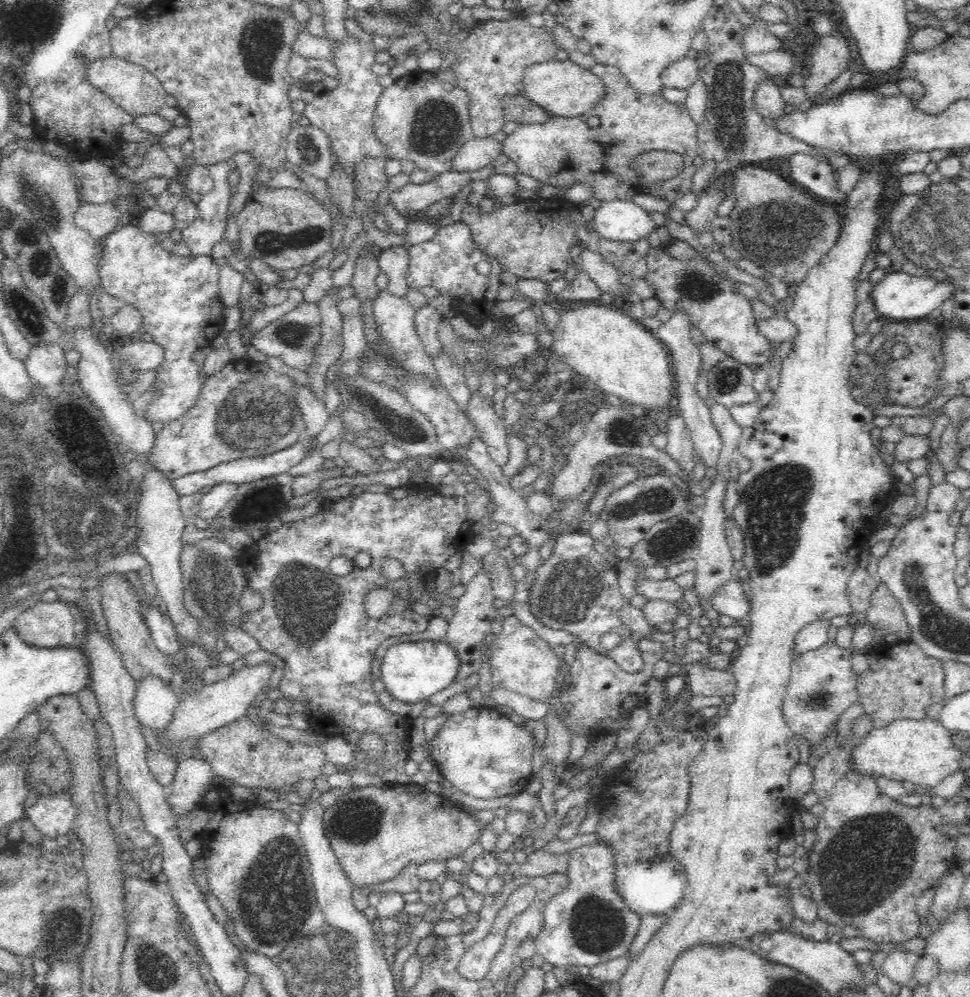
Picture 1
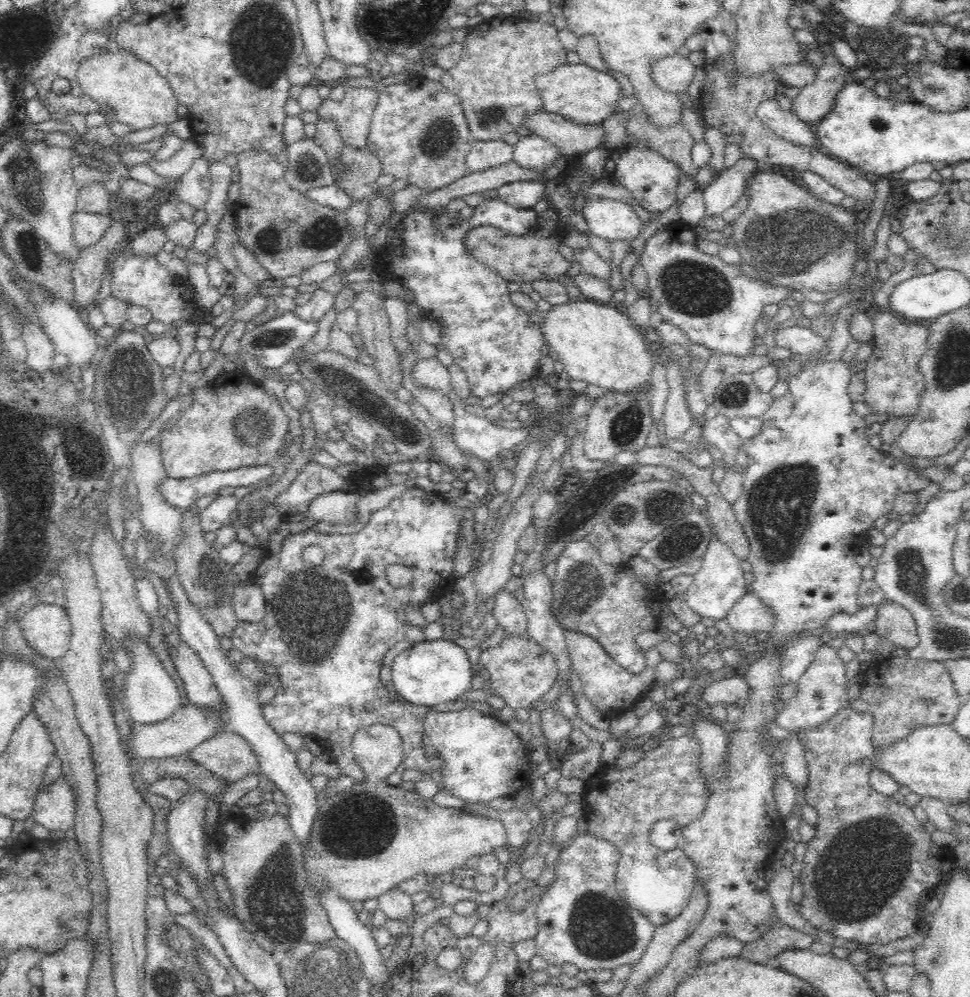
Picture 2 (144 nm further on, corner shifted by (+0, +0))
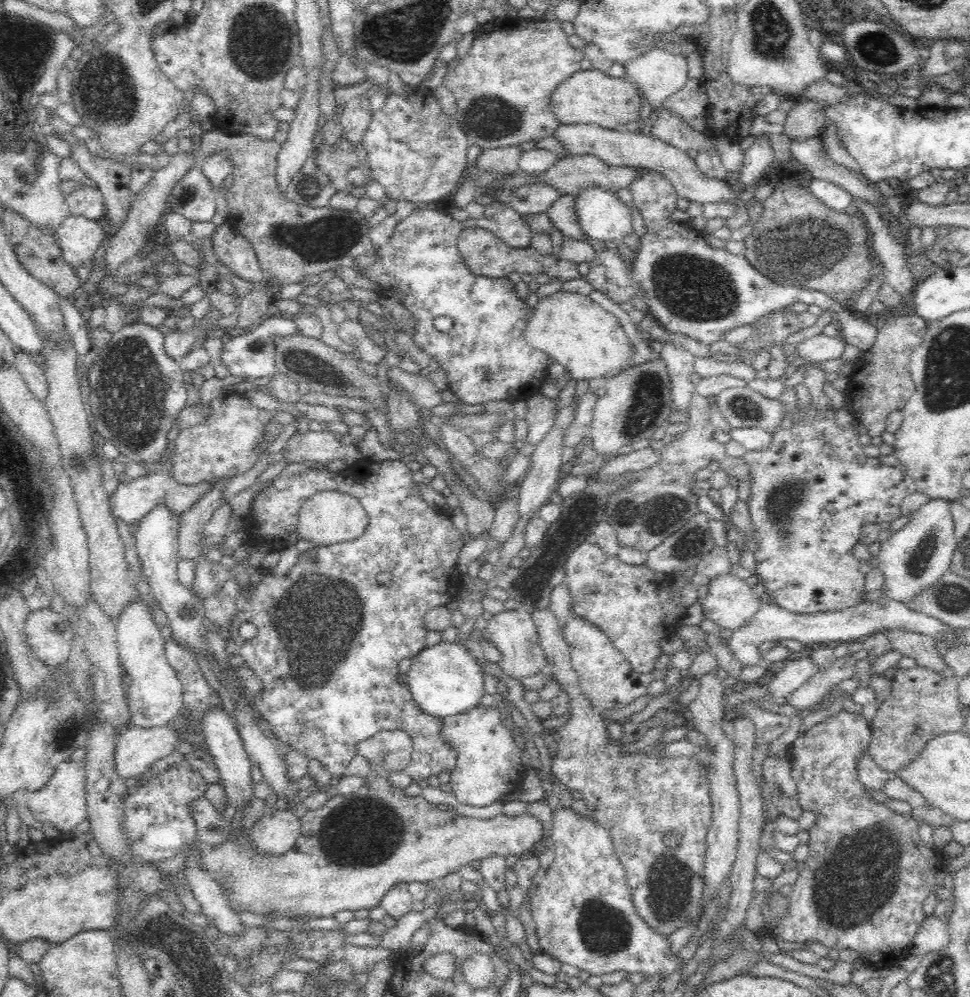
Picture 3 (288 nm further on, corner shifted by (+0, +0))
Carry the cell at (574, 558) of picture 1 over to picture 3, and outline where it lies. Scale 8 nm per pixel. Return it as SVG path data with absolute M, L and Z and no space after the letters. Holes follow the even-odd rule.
M590 542L576 546L566 560L566 588L572 598L570 612L606 632L630 668L640 674L656 670L654 664L662 656L658 642L670 638L686 616L688 606L684 608L682 604L682 592L674 592L672 584L674 574L656 572L646 564L624 564L618 556L608 556L600 546Z

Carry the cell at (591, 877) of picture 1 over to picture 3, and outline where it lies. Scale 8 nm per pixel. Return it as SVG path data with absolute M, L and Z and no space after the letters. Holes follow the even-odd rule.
M558 808L552 814L552 838L554 840L554 862L546 876L530 896L530 914L536 922L536 936L544 954L558 962L568 962L578 970L586 970L592 976L606 976L614 972L626 974L660 974L662 980L680 970L680 956L672 954L664 936L654 932L650 924L638 914L632 892L626 882L624 868L614 850L612 836L598 822L588 816L578 816L572 808Z

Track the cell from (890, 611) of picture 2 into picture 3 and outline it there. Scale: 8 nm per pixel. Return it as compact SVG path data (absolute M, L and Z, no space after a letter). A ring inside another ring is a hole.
M886 630L884 634L890 638L892 650L902 658L912 658L916 660L916 666L930 668L942 676L954 674L954 670L946 664L942 652L936 648L936 640L932 636L906 630Z

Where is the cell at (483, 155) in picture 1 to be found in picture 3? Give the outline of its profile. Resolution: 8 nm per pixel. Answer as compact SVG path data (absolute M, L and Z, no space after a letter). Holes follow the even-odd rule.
M518 146L510 148L496 148L496 150L482 150L480 158L476 160L478 170L482 172L498 172L498 174L510 174L514 170L520 170L520 156L522 150Z

